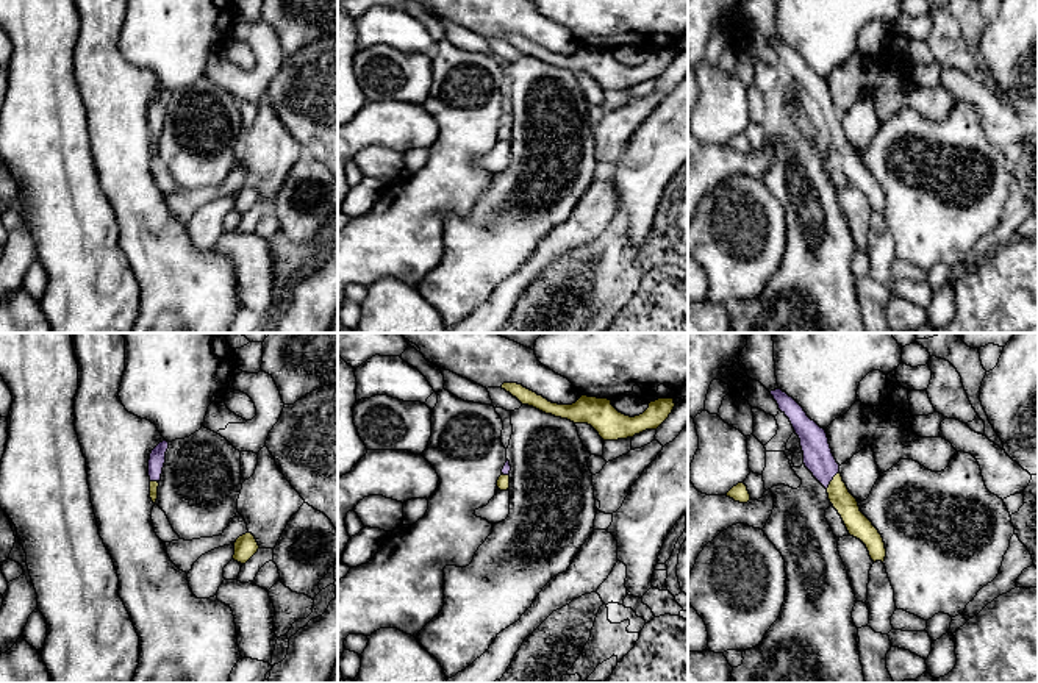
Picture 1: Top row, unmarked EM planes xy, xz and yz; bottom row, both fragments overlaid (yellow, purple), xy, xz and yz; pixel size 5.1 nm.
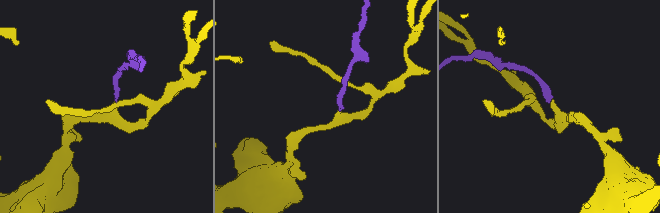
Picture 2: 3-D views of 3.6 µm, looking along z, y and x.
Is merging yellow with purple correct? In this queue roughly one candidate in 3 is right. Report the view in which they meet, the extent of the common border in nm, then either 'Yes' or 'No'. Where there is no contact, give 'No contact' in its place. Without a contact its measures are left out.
Touches yellow in yz. Shared border 120 nm. Yes

